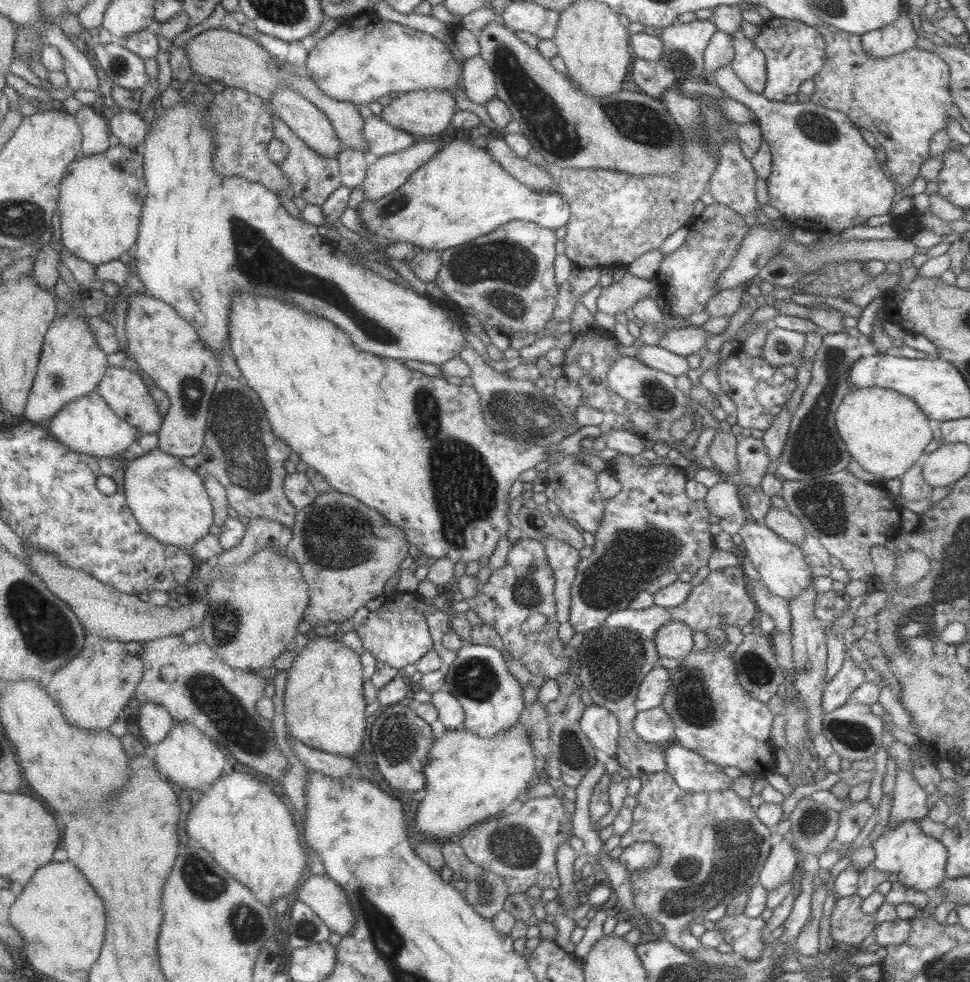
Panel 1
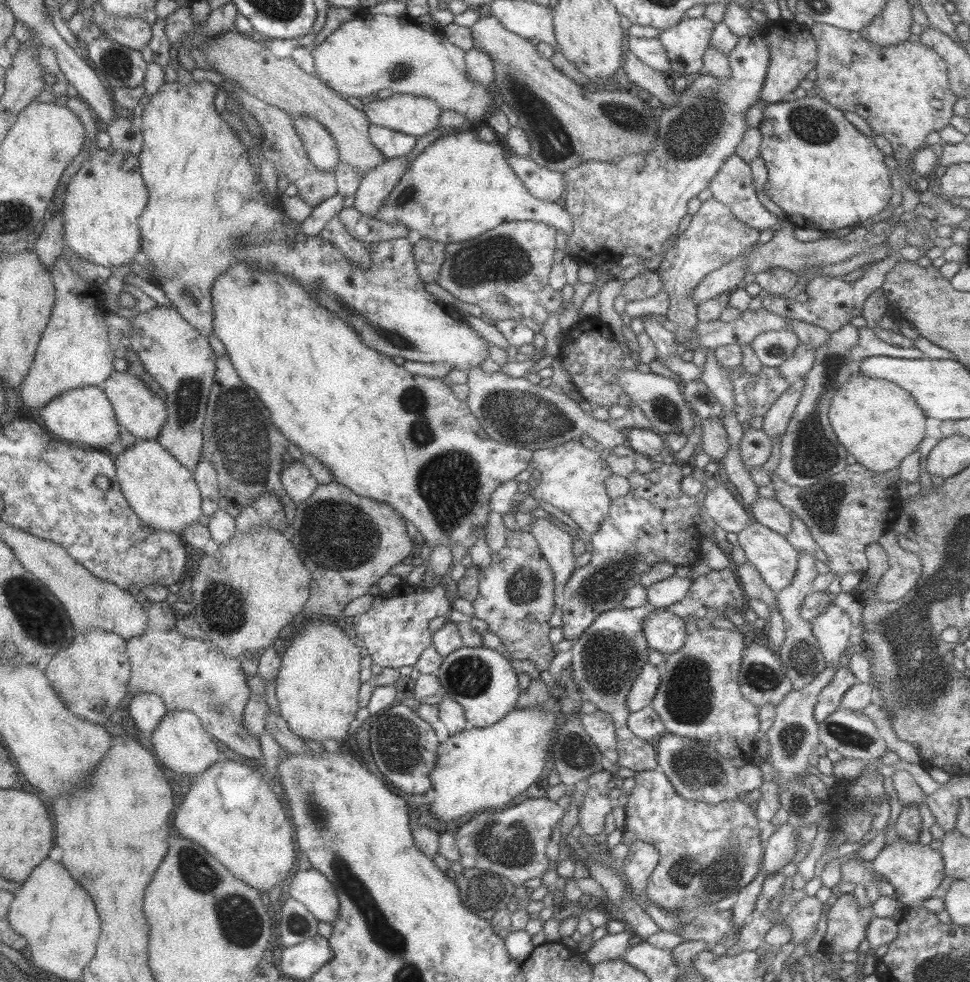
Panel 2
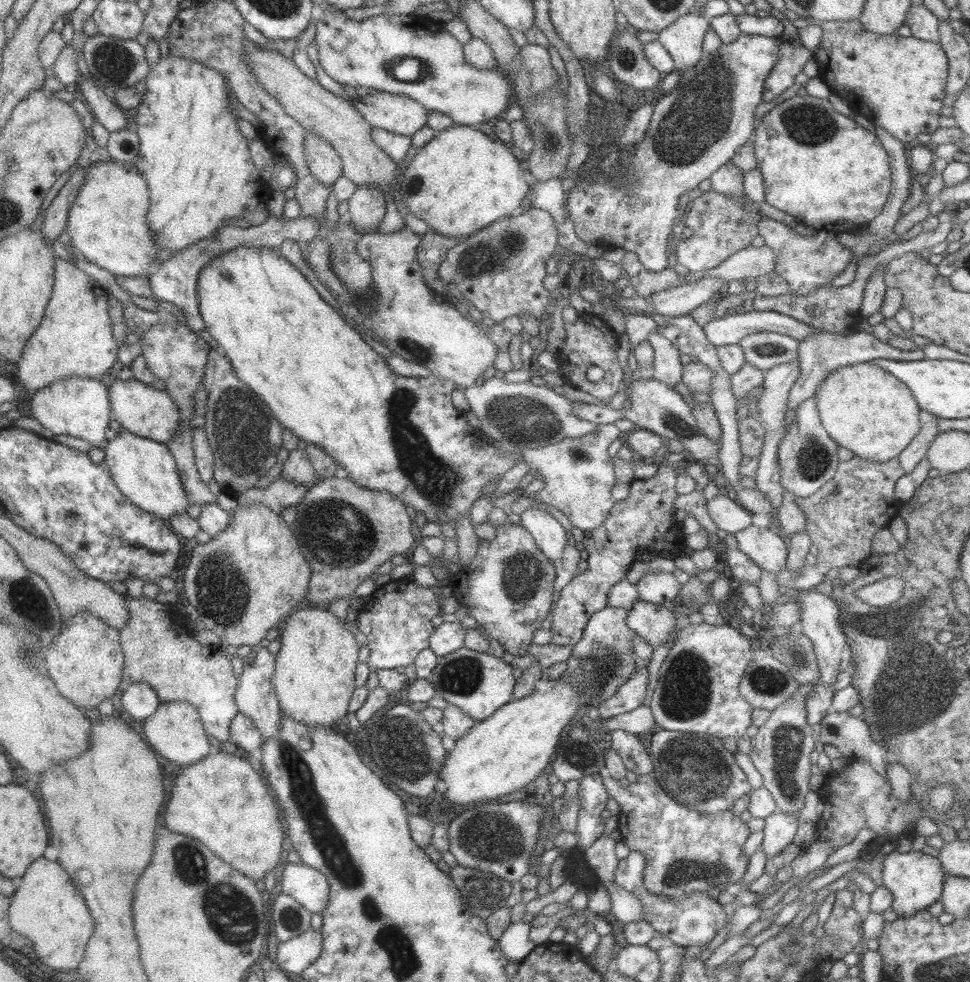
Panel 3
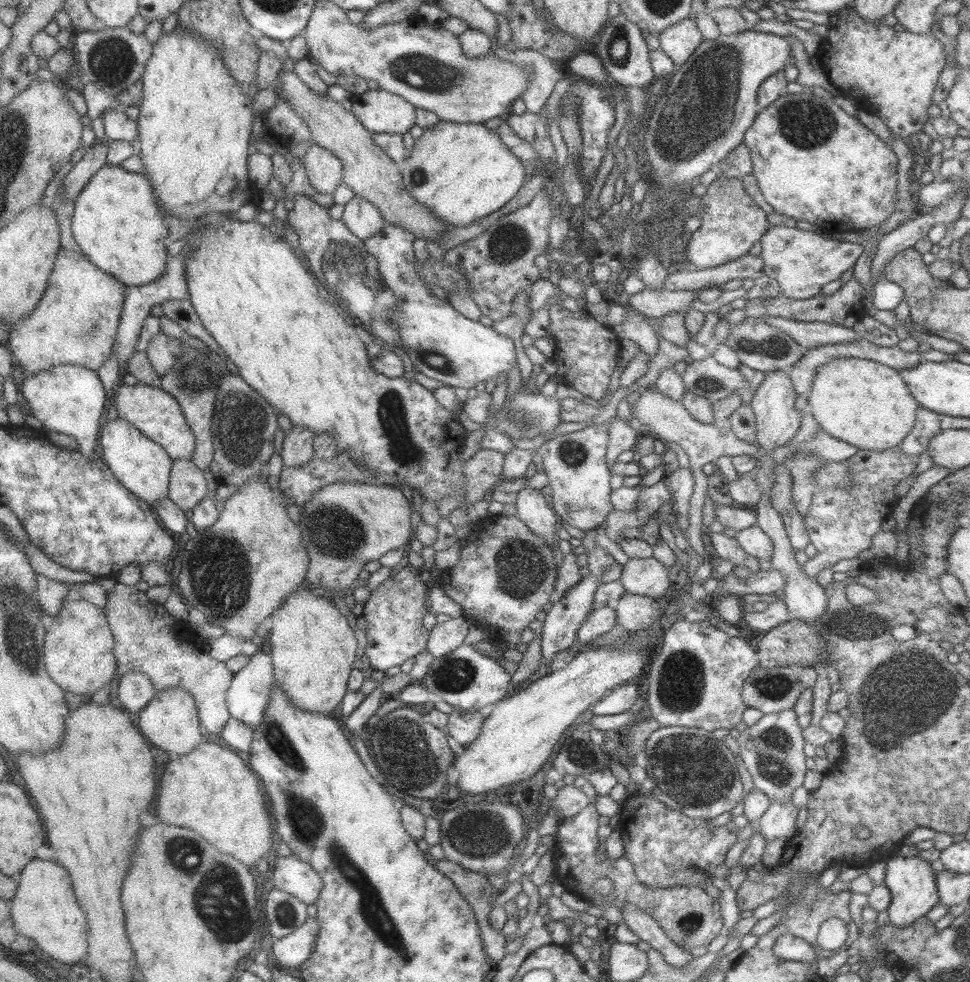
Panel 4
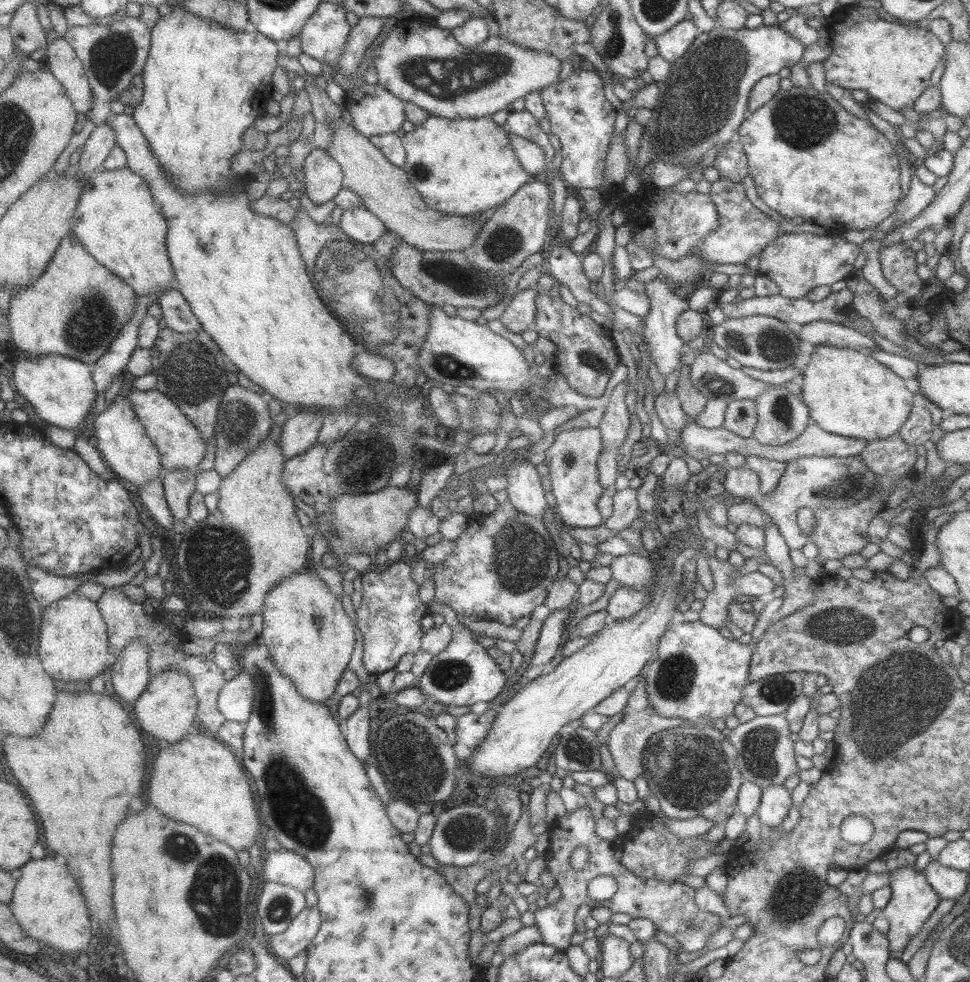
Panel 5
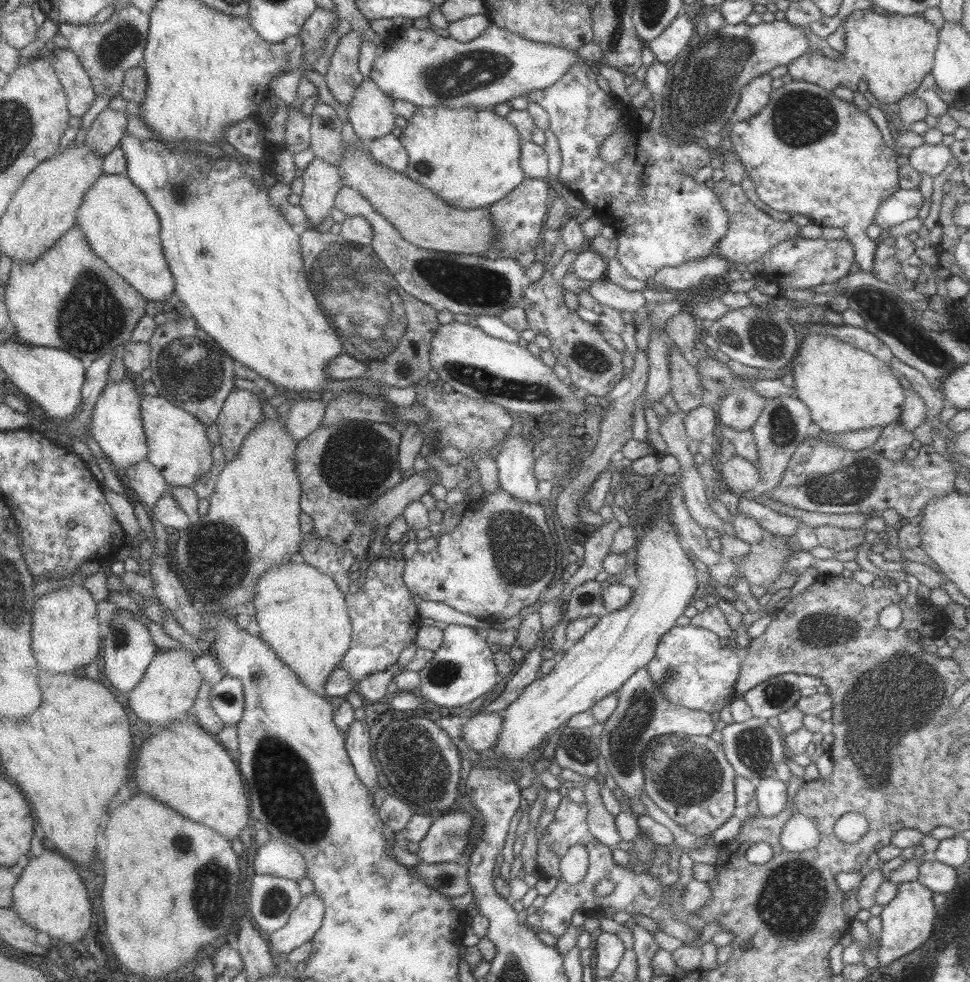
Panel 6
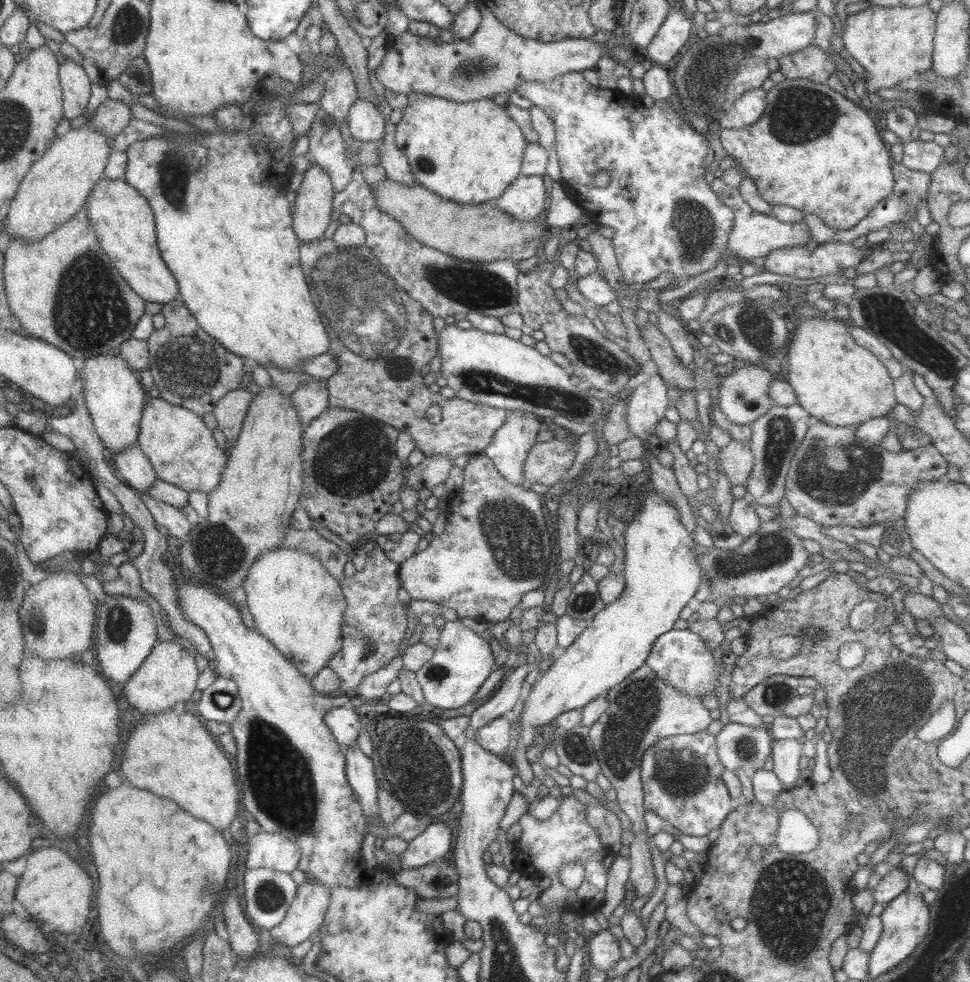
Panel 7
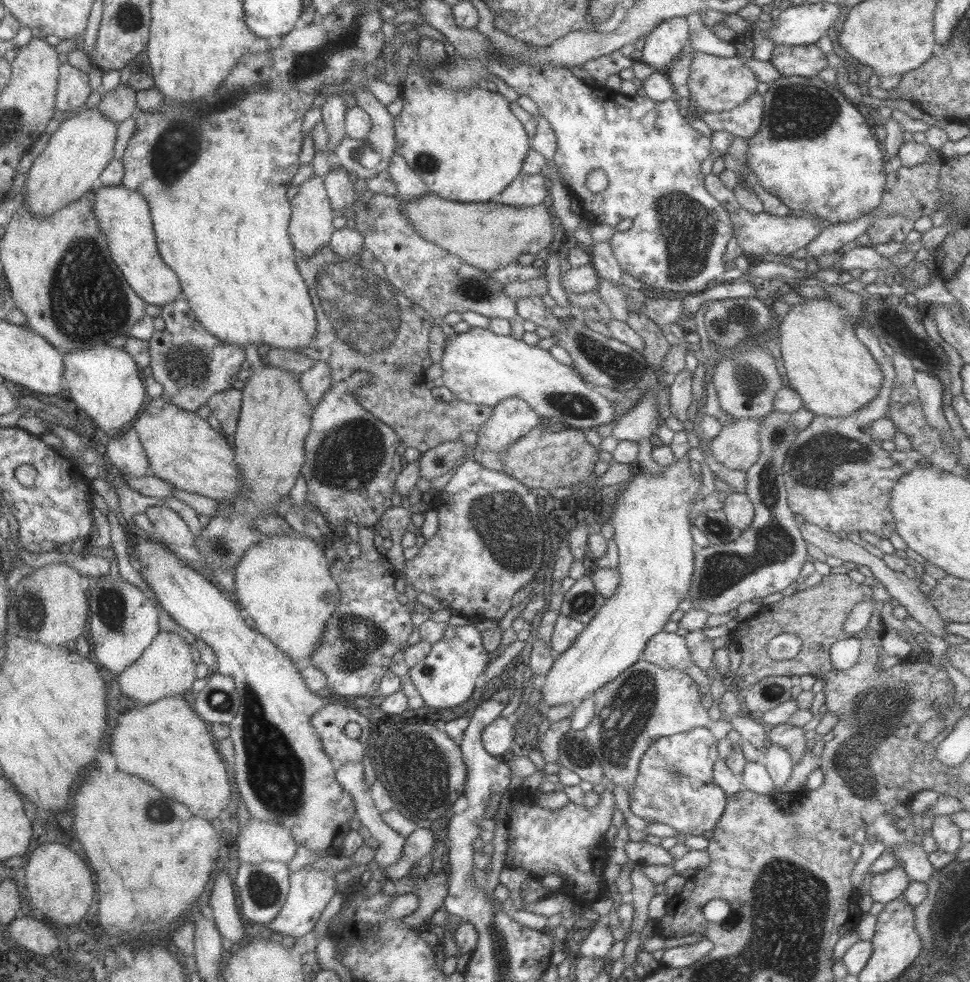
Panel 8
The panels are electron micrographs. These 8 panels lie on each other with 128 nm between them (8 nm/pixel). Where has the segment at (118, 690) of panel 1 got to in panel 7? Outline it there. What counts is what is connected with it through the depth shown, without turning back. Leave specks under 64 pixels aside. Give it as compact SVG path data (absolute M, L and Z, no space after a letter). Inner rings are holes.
M70 570L55 572L47 579L29 587L26 590L25 600L26 602L20 605L20 620L28 652L44 660L64 660L79 658L83 652L94 647L97 602L86 585L80 581L80 576L74 575Z

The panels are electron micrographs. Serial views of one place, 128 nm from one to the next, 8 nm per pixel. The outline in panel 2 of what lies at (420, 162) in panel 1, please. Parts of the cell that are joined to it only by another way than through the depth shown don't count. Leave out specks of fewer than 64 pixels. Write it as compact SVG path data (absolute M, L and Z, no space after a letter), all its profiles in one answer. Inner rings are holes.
M407 155L395 159L386 159L373 169L367 170L355 192L354 207L359 213L374 217L384 199L401 181L411 162Z

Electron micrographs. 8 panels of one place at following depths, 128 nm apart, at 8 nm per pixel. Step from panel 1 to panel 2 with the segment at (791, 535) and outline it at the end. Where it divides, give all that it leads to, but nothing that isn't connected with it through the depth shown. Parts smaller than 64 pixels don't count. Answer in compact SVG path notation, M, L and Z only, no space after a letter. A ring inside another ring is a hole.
M774 498L756 499L756 503L750 505L748 512L751 514L753 522L762 524L782 536L788 536L792 530L791 512L788 512Z

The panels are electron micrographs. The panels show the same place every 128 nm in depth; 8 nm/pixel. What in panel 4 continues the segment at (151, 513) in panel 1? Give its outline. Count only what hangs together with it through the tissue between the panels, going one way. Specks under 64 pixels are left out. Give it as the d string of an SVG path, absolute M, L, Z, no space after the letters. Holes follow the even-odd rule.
M119 417L115 421L103 422L100 426L98 444L100 460L134 497L151 506L168 498L169 476L173 461L163 446L156 444L145 434L140 433L136 427L132 427L132 424Z

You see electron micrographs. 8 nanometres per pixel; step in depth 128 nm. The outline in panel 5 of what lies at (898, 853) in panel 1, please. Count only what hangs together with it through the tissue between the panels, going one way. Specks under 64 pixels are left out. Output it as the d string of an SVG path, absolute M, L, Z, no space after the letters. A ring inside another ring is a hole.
M892 864L888 885L891 888L891 897L880 915L886 918L889 923L885 936L888 938L890 954L892 958L898 958L906 949L908 943L920 933L932 912L937 910L941 898L928 884L924 872L919 872L916 867L908 868Z

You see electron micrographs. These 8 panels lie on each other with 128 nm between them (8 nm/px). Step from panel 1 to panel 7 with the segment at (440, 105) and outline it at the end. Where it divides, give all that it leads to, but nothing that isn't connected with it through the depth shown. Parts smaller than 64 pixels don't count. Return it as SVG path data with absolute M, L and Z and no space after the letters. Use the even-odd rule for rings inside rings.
M356 100L347 112L345 121L348 123L352 138L361 142L374 142L384 137L384 126L388 122L380 109L372 102Z

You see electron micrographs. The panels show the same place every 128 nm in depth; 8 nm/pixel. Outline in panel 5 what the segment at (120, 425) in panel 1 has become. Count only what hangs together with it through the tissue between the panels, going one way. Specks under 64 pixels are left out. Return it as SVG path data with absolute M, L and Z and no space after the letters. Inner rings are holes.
M51 354L38 358L18 359L14 365L14 388L13 390L24 396L36 410L38 418L48 424L69 430L76 435L76 444L72 448L80 459L103 479L117 478L110 472L100 455L100 451L94 445L89 435L82 436L82 424L88 422L89 414L95 404L97 392L91 375L91 366L85 362Z

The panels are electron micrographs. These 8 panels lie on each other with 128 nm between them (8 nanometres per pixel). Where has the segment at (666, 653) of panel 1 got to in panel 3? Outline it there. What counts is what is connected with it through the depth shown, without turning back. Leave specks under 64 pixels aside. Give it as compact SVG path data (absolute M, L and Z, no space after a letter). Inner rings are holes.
M638 601L628 611L627 625L644 642L658 648L677 632L676 615L670 605L656 605Z

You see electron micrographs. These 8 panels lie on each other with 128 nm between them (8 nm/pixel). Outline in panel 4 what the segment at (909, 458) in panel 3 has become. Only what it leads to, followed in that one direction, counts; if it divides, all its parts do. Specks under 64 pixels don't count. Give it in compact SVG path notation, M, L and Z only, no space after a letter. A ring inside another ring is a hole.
M918 407L915 423L908 436L900 443L899 448L906 457L920 457L927 452L932 438L940 433L941 415L938 413Z

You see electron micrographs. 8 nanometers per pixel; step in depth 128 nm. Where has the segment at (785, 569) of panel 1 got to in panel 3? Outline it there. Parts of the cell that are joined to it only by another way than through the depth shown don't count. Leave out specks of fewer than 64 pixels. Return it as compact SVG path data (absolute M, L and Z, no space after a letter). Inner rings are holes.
M750 525L736 533L735 537L738 550L755 562L761 571L778 575L787 568L787 541L768 526Z

